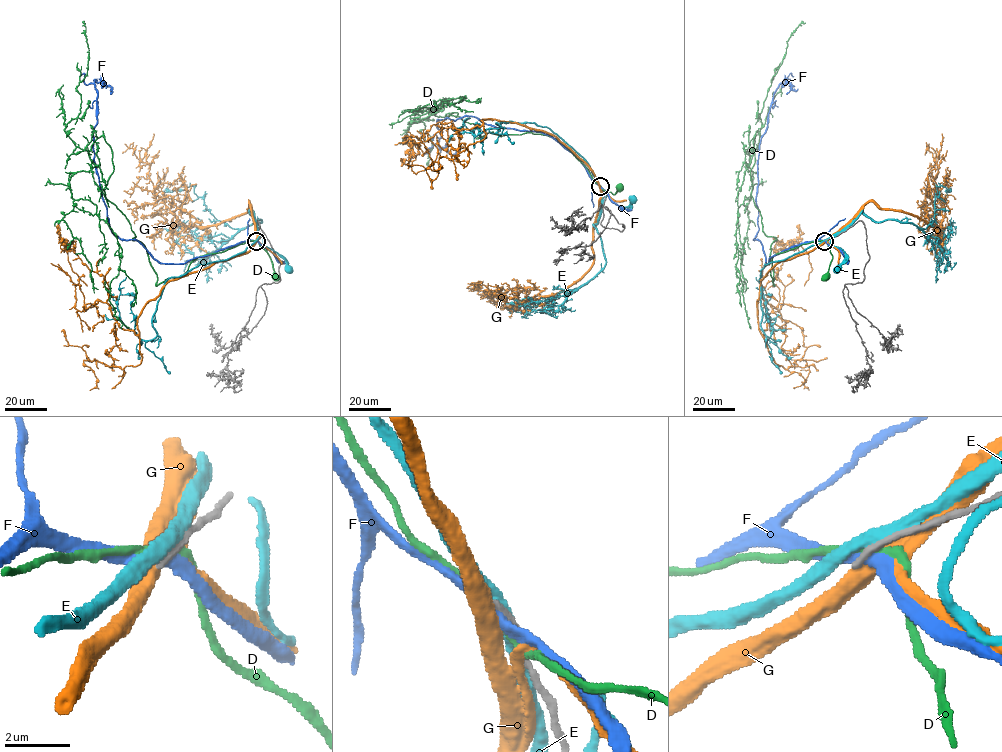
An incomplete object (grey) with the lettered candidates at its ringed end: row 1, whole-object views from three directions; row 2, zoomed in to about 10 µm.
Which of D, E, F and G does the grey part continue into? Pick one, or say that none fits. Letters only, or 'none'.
none

